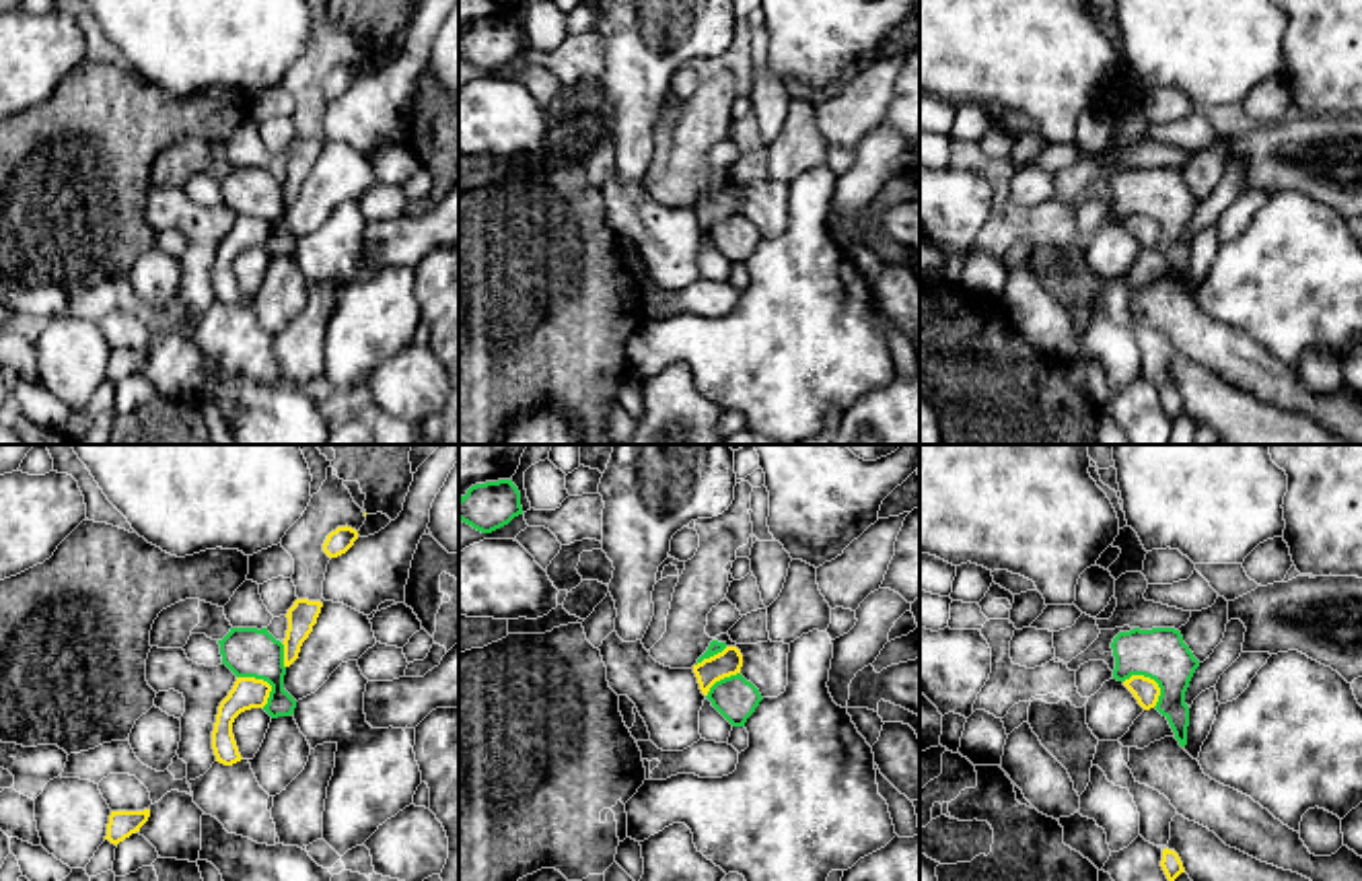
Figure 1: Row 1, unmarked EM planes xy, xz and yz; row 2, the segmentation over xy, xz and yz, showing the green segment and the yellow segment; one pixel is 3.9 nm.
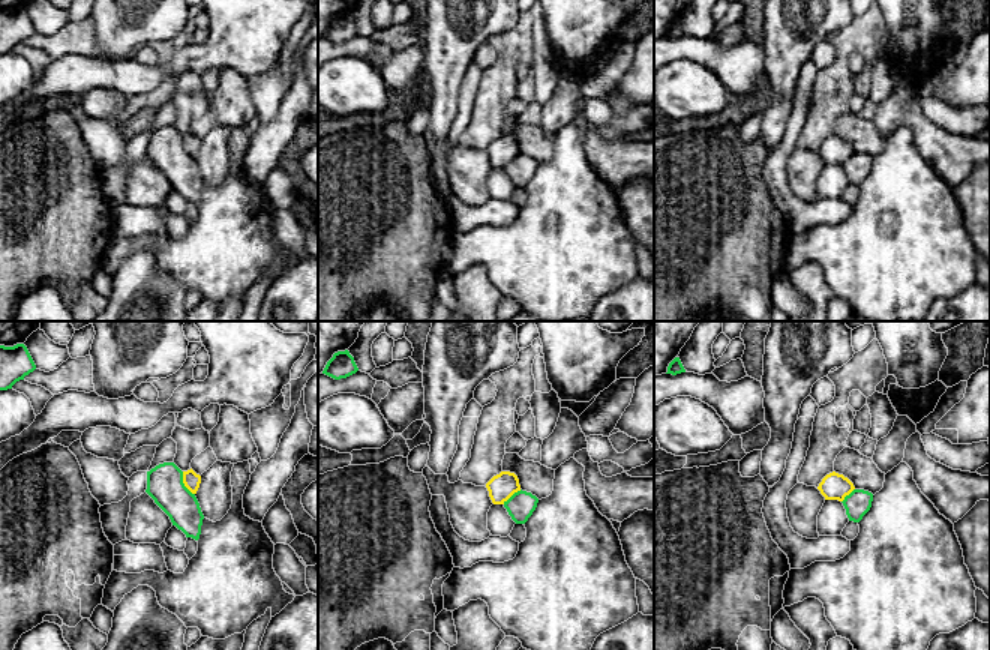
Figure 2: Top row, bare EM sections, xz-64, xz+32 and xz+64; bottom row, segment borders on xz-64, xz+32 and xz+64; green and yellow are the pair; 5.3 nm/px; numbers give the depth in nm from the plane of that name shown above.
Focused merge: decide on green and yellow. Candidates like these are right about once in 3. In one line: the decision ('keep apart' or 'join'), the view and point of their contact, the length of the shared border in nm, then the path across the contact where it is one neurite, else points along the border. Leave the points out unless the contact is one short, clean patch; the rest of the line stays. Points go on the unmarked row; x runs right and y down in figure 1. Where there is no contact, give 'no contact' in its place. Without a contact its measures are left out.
keep apart; meets green in yz at (1151, 217); contact 170 nm long; border along yz (1124, 219), (1149, 215), (1159, 227), (1157, 243)

